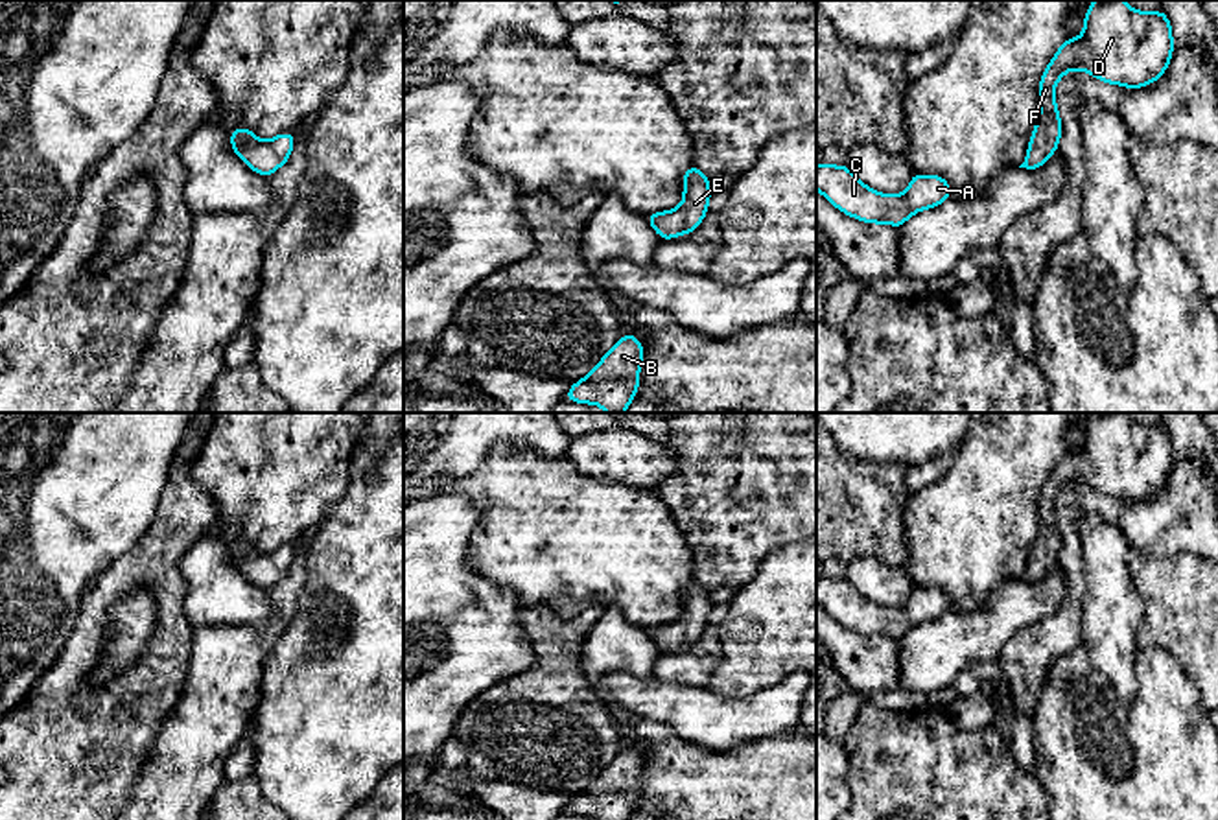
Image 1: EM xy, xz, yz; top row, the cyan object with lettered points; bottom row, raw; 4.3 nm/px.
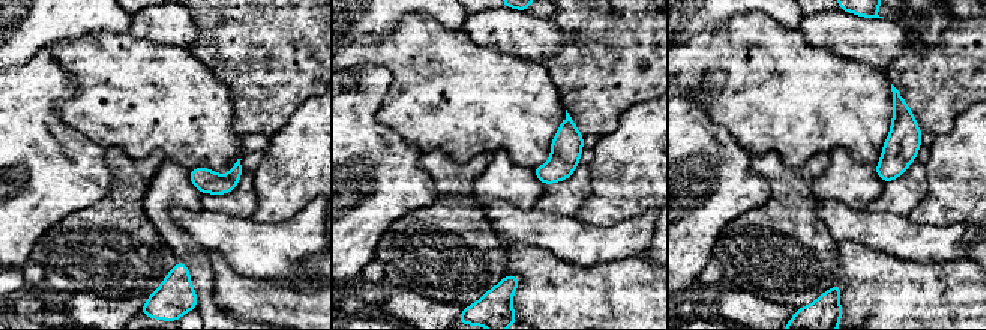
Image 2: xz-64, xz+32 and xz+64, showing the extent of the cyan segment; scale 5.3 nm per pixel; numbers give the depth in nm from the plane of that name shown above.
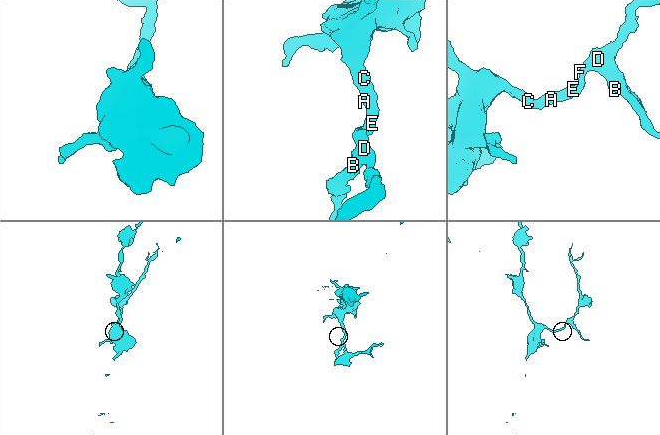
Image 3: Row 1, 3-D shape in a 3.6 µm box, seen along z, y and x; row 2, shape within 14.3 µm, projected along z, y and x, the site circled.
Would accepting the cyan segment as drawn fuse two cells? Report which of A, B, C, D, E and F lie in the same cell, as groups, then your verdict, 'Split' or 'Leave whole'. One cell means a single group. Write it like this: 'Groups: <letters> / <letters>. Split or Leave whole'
Groups: A B C D E F. Leave whole

